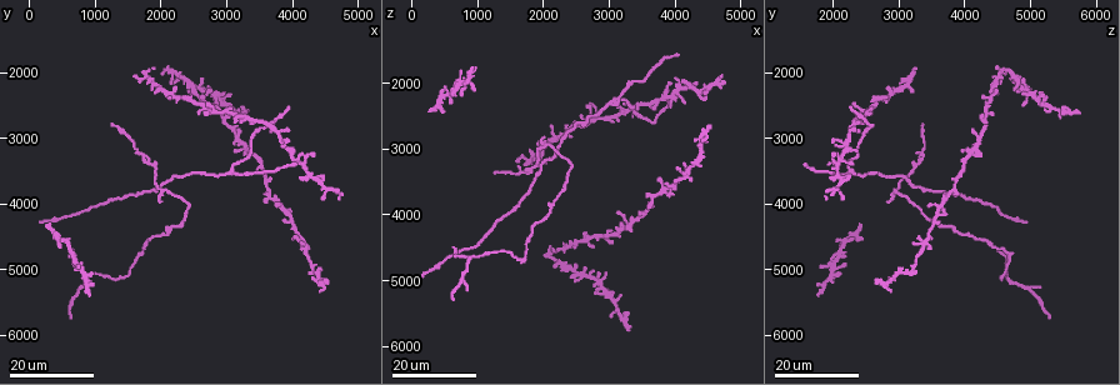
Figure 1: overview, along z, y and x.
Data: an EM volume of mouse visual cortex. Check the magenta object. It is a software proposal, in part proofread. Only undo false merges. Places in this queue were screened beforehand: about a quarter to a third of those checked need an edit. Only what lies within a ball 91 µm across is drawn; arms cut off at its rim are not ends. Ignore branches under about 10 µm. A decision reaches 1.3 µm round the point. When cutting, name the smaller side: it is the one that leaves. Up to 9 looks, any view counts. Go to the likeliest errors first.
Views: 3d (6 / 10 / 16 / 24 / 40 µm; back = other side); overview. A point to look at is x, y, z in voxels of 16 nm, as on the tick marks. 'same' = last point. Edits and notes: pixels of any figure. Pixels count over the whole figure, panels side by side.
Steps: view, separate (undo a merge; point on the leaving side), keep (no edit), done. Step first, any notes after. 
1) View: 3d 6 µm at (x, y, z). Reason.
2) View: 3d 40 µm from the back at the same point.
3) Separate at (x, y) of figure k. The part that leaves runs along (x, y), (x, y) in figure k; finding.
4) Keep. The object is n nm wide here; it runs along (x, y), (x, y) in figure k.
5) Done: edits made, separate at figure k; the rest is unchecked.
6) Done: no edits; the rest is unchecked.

View: 3d 16 µm at (3650, 3900, 3700). Four or more arms meet.

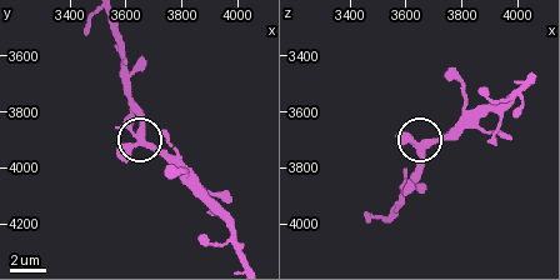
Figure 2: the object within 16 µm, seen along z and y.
View: 3d 6 µm at (3650, 3910, 3720).

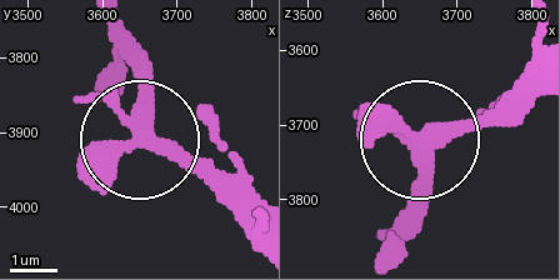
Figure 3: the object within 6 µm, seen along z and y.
Keep. The object is 330 nm wide here; it runs along (113, 24), (136, 84), (140, 140), (240, 224) in figure 3; all the same neuron.

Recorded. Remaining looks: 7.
View: 3d 16 µm at (2050, 3800, 2900). Two arms at a narrow angle.

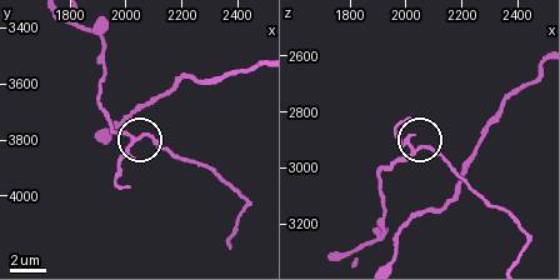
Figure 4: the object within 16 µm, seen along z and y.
View: 3d 6 µm at (2020, 3790, 2950).

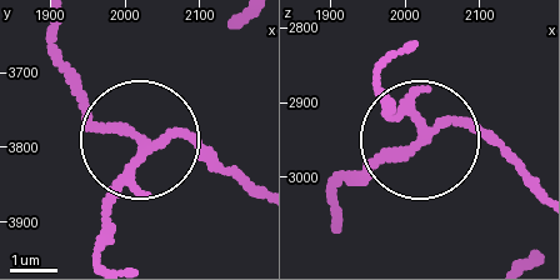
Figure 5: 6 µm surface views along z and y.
Keep. The side arm is 26 µm long; 4 arms meet here; all the same neuron.

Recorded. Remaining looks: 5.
View: 3d 16 µm at (3050, 3500, 2300). Three arms meet.

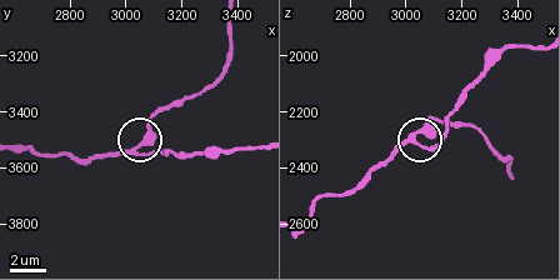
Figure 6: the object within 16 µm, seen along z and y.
View: 3d 10 µm at (3020, 3550, 2310). Closer look.

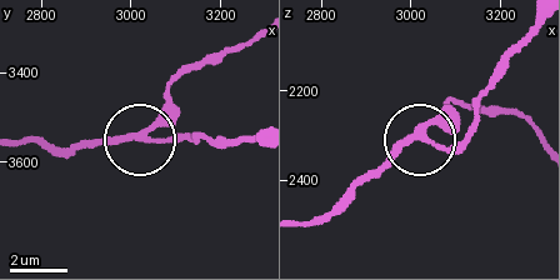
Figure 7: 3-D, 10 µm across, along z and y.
Keep. 3 arms meet here; all the same neuron.

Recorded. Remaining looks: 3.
View: 3d 24 µm at (2450, 4050, 3250).

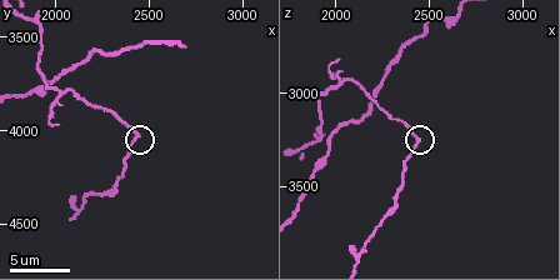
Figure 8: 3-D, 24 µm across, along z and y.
View: 3d 10 µm at (2420, 4040, 3260). Closer look.

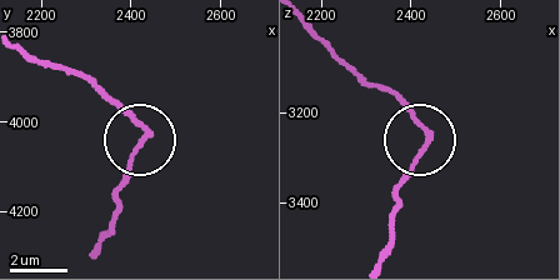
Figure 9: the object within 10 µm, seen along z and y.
Keep. One neuron here.

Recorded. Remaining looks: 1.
Done: no edits; the rest is unchecked.

